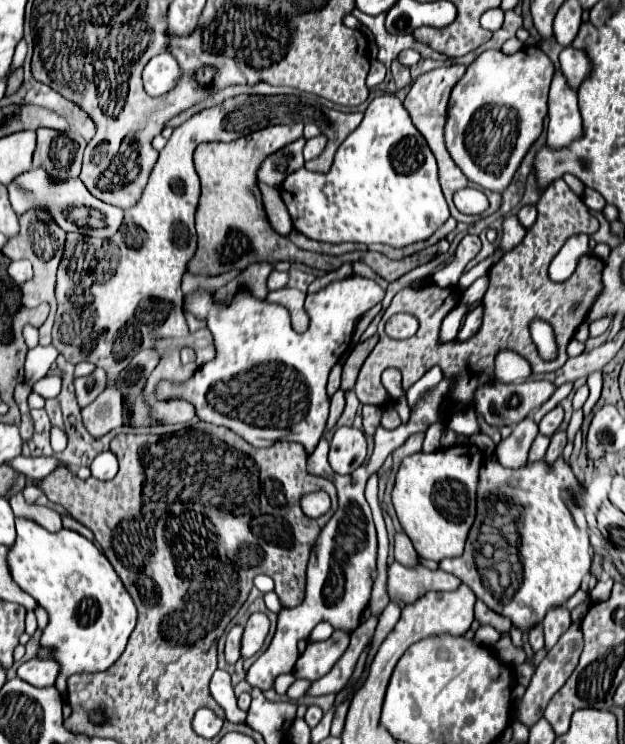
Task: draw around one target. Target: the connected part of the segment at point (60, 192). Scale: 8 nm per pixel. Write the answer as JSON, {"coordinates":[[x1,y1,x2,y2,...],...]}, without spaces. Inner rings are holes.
{"coordinates":[[44,167,30,169,18,175,8,185,8,195,10,195,10,205,18,217,30,209,44,209,50,213,52,221,56,221,60,229,78,231,90,237,110,237,112,233,118,231,118,227,122,225,122,217,124,217,122,209,106,205,98,201,94,195,90,195,90,191,84,187,84,183,78,177,56,179],[72,211,74,211,74,217,72,217]]}

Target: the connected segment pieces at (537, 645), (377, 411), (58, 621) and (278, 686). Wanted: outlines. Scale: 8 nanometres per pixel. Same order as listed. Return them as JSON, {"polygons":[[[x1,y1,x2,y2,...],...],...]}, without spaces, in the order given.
{"polygons":[[[534,625,530,629,530,645,534,651,542,649,544,647,544,633,542,633,542,625]],[[364,405,362,407,362,429,364,429,366,437,374,435,376,427,380,425,380,415,382,415,380,407,374,407,374,405]],[[16,519,16,541,8,551,8,569,12,579,18,583,22,591,32,595,40,607,48,613,48,625,42,629,40,649,50,651,50,659,60,665,55,687,60,693,66,693,67,679,74,673,98,673,106,671,114,661,122,655,126,641,136,625,136,607,132,597,126,593,120,577,112,569,110,561,104,553,86,537,76,531,60,529,58,533,50,533,30,519]],[[286,673,286,675,280,675,276,681,274,681,274,689,276,689,276,693,278,695,284,695,286,693,286,689,294,683,294,675,292,673]]]}

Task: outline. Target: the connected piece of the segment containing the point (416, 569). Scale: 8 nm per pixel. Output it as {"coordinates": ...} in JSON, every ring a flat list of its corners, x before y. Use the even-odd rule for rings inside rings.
{"coordinates":[[398,561,388,565,386,591,390,601,404,601,408,605,428,591,452,591,458,585,458,579,442,569,430,571,424,565,404,567]]}

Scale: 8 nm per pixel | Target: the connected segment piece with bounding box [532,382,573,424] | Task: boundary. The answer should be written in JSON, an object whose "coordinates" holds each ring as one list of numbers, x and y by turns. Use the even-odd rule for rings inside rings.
{"coordinates":[[568,382,558,387,549,401,545,402,532,416,535,423,539,423,547,412,556,407,563,399,565,399,573,389,573,383]]}

